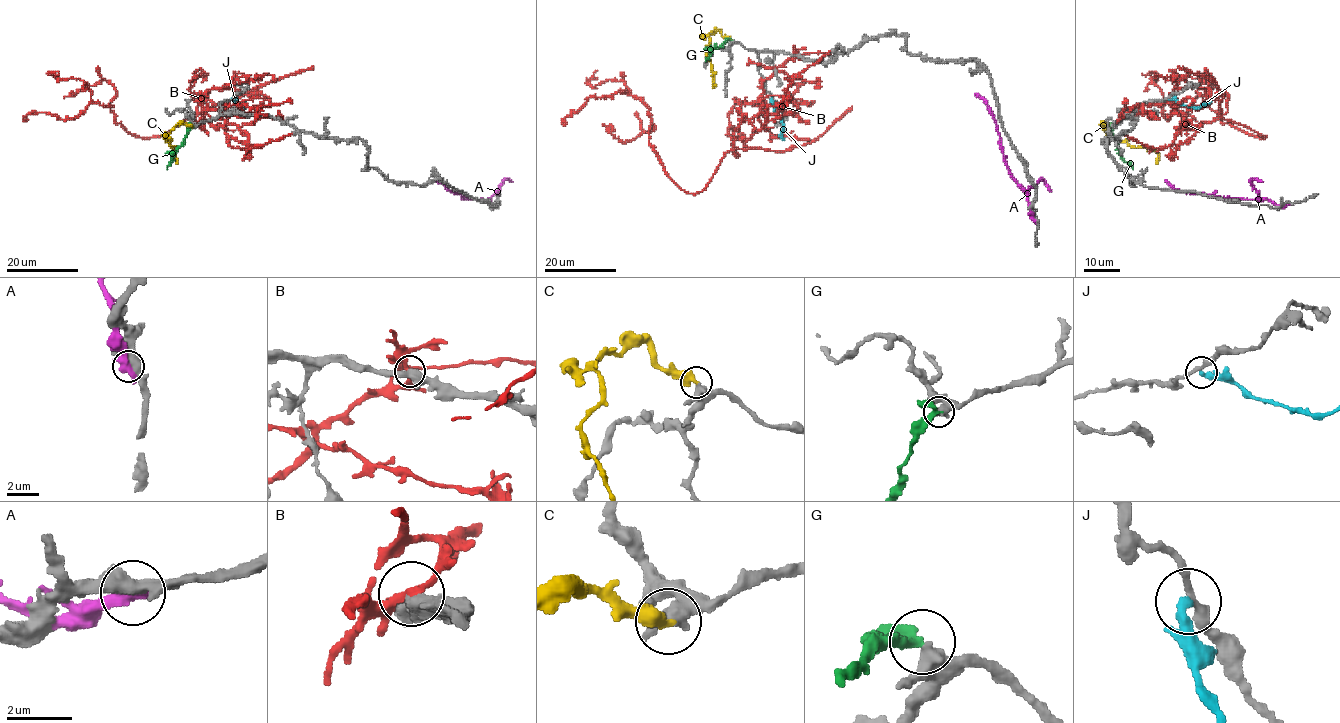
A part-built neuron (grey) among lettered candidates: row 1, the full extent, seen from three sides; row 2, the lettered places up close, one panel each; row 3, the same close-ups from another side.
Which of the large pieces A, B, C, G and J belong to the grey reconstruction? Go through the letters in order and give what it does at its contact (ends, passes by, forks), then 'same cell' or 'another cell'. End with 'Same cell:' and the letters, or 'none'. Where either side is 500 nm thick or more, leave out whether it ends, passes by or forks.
A: another cell
B: it passes by; another cell
C: same cell
G: it passes by; another cell
J: it passes by; another cell
Same cell: C

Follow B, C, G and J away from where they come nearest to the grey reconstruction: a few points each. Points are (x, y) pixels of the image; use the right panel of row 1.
B: (1126, 113), (1169, 103), (1184, 127), (1220, 117), (1265, 137), (1206, 106), (1163, 105), (1167, 119), (1196, 121)
C: (1111, 127), (1102, 124), (1110, 138), (1133, 147), (1151, 147), (1157, 153), (1155, 164)
G: (1111, 126), (1121, 157), (1132, 168)
J: (1169, 98), (1195, 107), (1211, 101)

